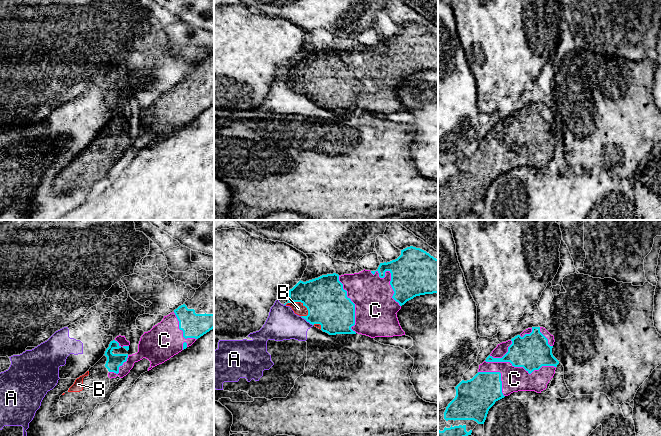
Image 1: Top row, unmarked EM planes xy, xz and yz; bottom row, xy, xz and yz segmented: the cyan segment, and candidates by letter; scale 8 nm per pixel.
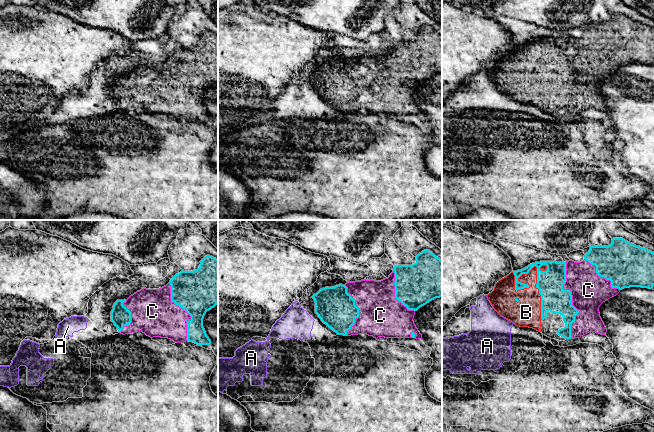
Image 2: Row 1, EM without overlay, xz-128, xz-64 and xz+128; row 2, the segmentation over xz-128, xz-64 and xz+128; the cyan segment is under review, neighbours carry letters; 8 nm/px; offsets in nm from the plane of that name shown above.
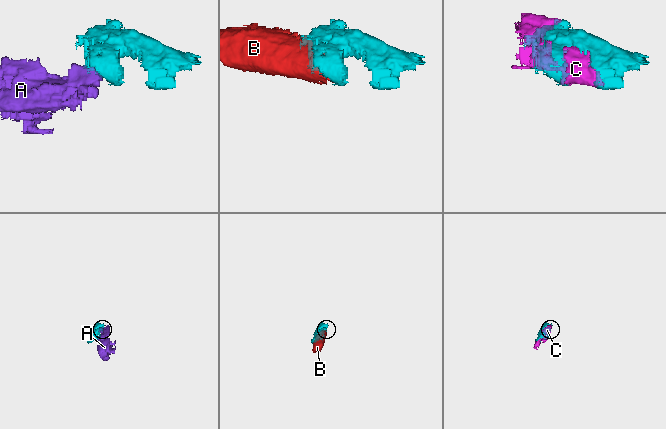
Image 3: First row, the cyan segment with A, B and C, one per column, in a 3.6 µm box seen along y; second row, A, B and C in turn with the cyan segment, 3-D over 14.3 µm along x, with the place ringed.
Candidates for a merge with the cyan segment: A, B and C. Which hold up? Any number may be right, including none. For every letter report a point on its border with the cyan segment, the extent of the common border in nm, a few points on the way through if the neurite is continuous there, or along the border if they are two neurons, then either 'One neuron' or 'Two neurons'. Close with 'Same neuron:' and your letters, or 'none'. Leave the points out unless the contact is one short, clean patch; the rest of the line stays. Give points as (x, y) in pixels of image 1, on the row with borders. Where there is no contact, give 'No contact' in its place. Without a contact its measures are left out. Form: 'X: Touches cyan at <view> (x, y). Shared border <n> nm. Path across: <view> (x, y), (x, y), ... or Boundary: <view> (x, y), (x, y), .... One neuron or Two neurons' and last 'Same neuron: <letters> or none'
A: Touches cyan at xz (306, 320). Shared border 130 nm. Boundary: xz (300, 316), (312, 325). Two neurons
B: Touches cyan at xz (299, 301). Shared border 200 nm. One neuron
C: Touches cyan at yz (520, 366). Shared border 550 nm. One neuron
Same neuron: B, C

